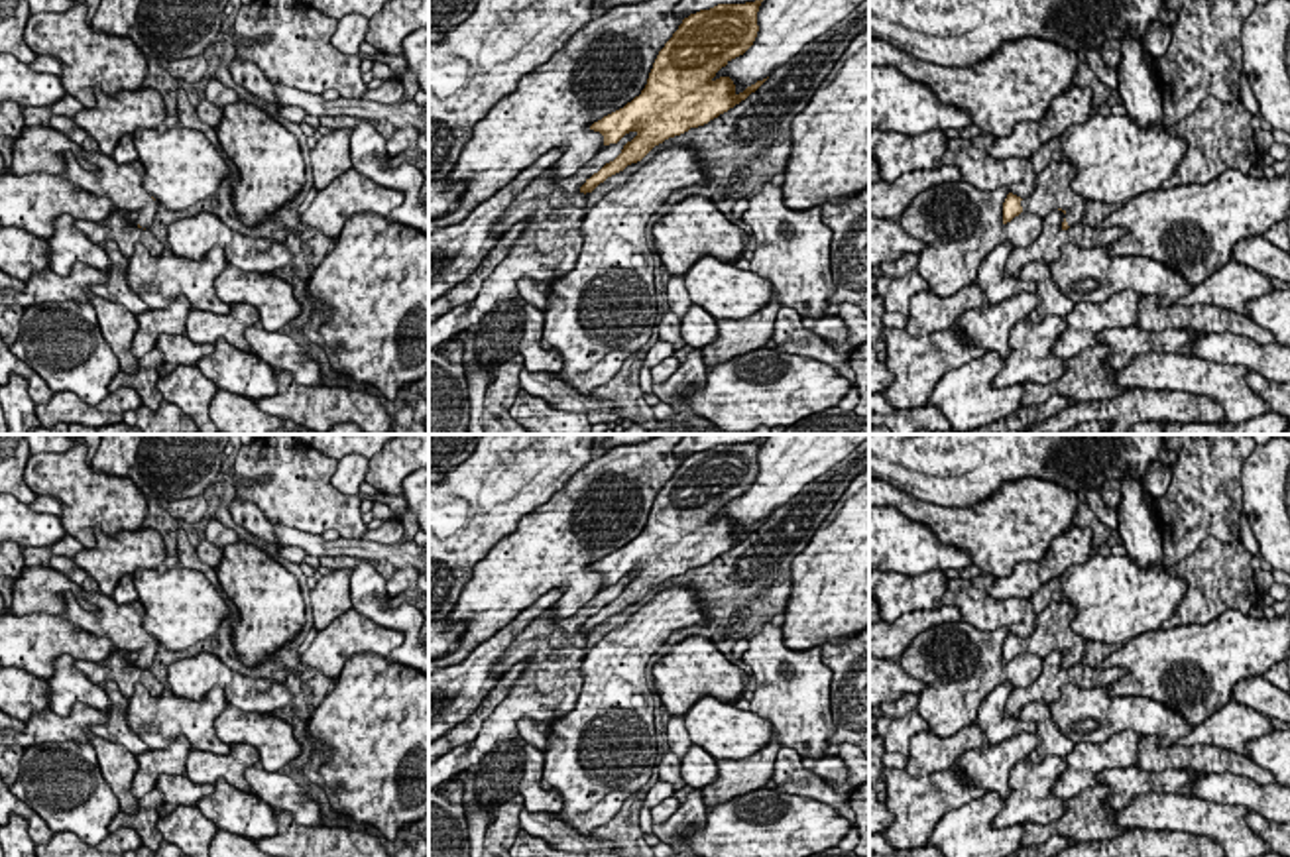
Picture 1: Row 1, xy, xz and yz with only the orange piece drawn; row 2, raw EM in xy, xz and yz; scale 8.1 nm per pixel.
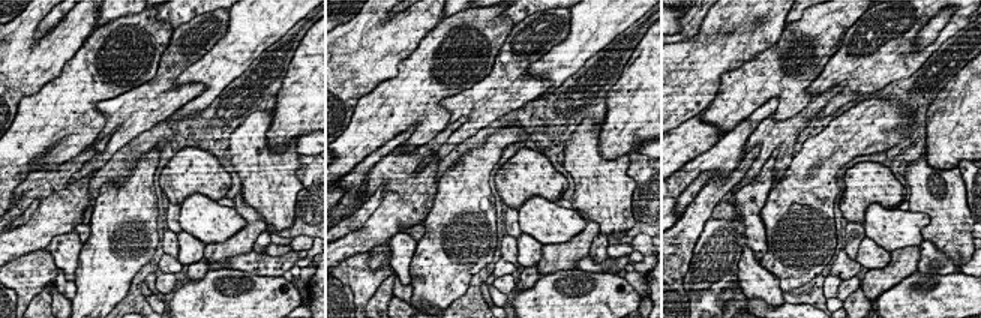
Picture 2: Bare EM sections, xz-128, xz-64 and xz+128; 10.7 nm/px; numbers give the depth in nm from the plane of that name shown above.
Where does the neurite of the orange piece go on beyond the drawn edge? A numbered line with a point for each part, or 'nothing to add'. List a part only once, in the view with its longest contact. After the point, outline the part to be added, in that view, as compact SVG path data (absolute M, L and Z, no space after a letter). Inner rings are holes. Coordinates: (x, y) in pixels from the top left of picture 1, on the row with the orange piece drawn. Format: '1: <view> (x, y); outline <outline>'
1: yz (1053, 189); outline M1050 161L1050 165L1036 175L1034 191L1021 200L1023 212L1034 212L1046 216L1052 210L1062 208L1066 212L1068 226L1080 224L1089 200L1072 189L1076 167L1066 161Z

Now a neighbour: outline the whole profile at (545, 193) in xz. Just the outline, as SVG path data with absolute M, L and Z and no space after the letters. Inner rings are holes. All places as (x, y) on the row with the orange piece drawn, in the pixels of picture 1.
M629 132L617 143L602 147L570 177L555 179L553 167L545 169L527 189L523 189L513 199L503 216L496 220L494 232L503 234L513 224L527 218L533 222L533 226L545 226L549 212L566 204L584 208L588 197L580 191L580 187L606 163L614 161L621 153L623 145L635 136L637 132Z

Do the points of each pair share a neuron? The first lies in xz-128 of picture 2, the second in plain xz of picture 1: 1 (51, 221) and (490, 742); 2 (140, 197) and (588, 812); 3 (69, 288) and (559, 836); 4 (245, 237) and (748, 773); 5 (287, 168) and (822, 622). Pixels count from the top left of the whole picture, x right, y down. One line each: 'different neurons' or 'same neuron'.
1: same neuron
2: same neuron
3: same neuron
4: same neuron
5: different neurons

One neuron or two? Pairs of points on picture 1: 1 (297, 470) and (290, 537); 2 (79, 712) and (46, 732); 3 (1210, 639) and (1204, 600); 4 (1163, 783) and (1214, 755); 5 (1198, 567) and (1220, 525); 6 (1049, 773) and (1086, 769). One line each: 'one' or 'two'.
1: two
2: one
3: two
4: two
5: two
6: two

